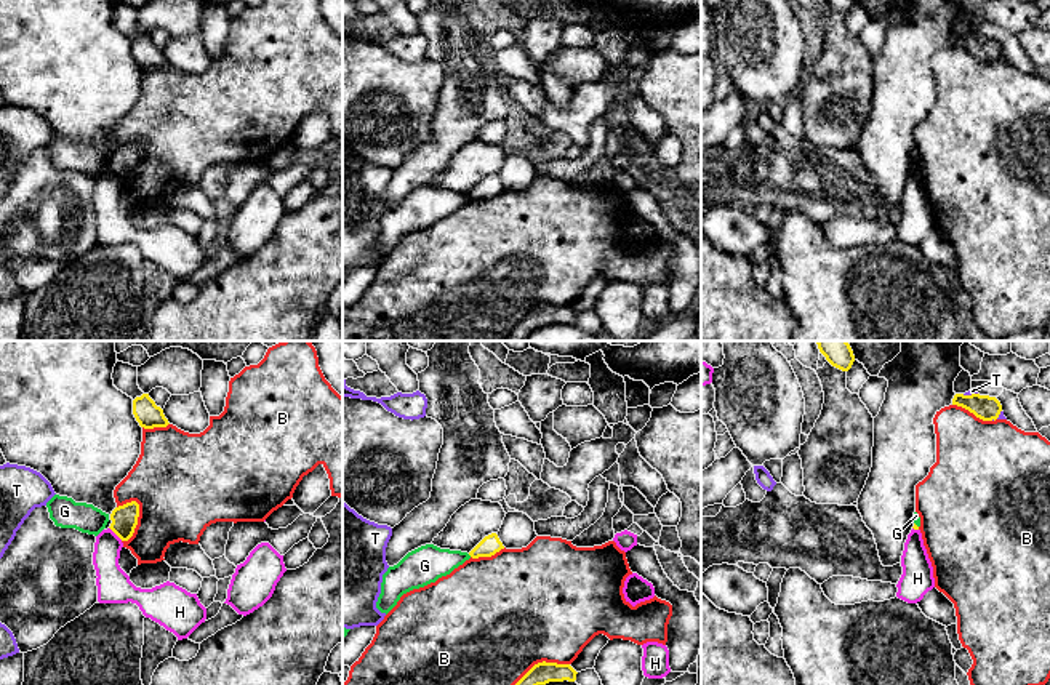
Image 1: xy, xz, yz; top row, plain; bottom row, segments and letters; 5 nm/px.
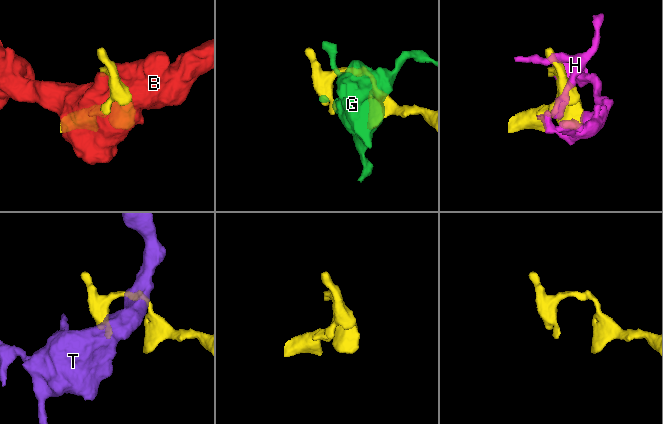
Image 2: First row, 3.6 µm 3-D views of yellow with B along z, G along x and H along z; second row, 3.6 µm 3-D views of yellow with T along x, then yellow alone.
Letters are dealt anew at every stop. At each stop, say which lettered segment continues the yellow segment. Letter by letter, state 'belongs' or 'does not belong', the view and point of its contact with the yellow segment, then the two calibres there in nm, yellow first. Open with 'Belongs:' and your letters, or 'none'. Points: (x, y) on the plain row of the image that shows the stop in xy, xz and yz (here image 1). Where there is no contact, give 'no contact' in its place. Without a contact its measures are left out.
Belongs: none
B: does not belong; contact xz (535, 306); calibres 110 and 500 nm
G: does not belong; contact yz (916, 167); calibres 20 and 30 nm
H: does not belong; contact xy (116, 175); calibres 130 and 160 nm
T: does not belong; contact yz (969, 37); calibres 120 and 30 nm

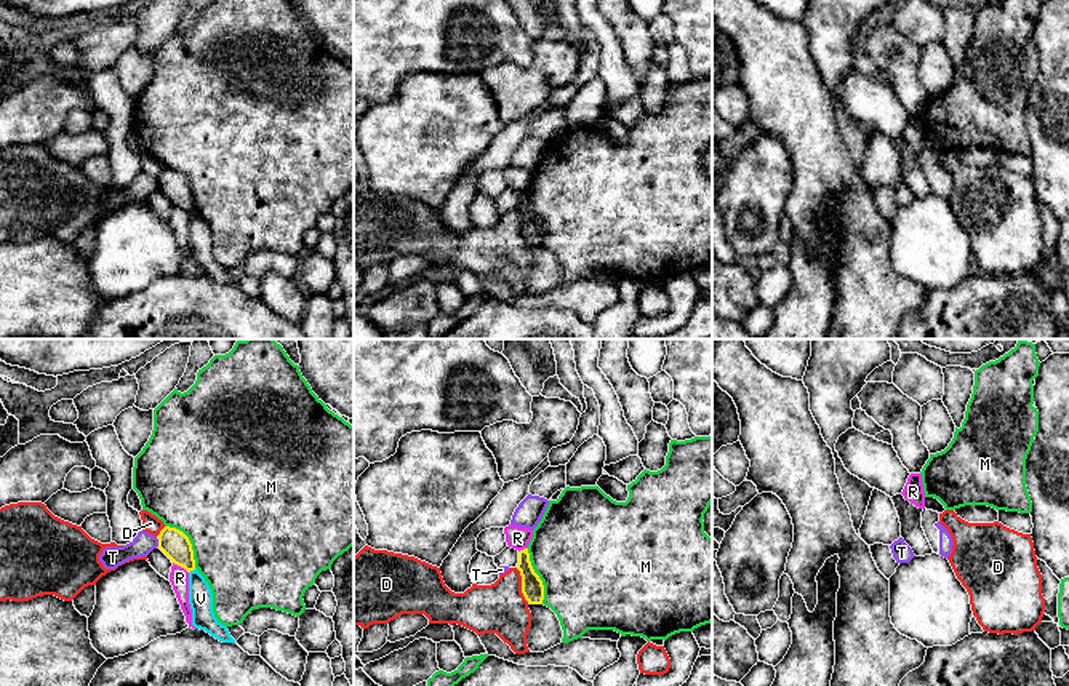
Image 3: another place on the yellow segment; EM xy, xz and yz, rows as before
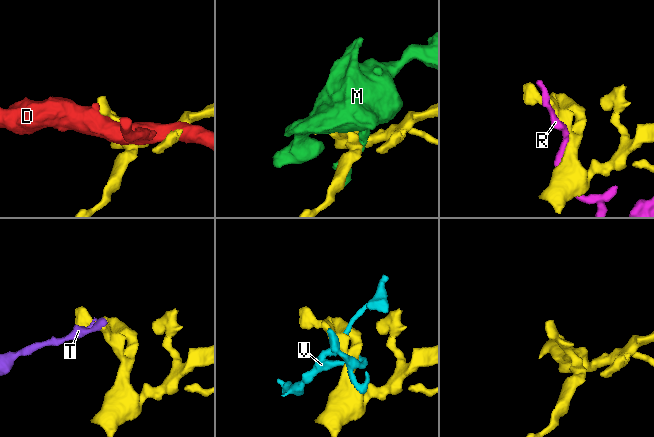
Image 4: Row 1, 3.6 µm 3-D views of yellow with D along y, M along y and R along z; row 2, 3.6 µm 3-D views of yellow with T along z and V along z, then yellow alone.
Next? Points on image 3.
Belongs: none
D: does not belong; contact xz (522, 227); calibres 110 and 260 nm
M: does not belong; contact xz (538, 218); calibres 110 and 500 nm
R: does not belong; contact xy (181, 208); calibres 150 and 100 nm
T: does not belong; contact xy (159, 184); calibres 150 and 110 nm
V: does not belong; contact xy (192, 211); calibres 150 and 130 nm

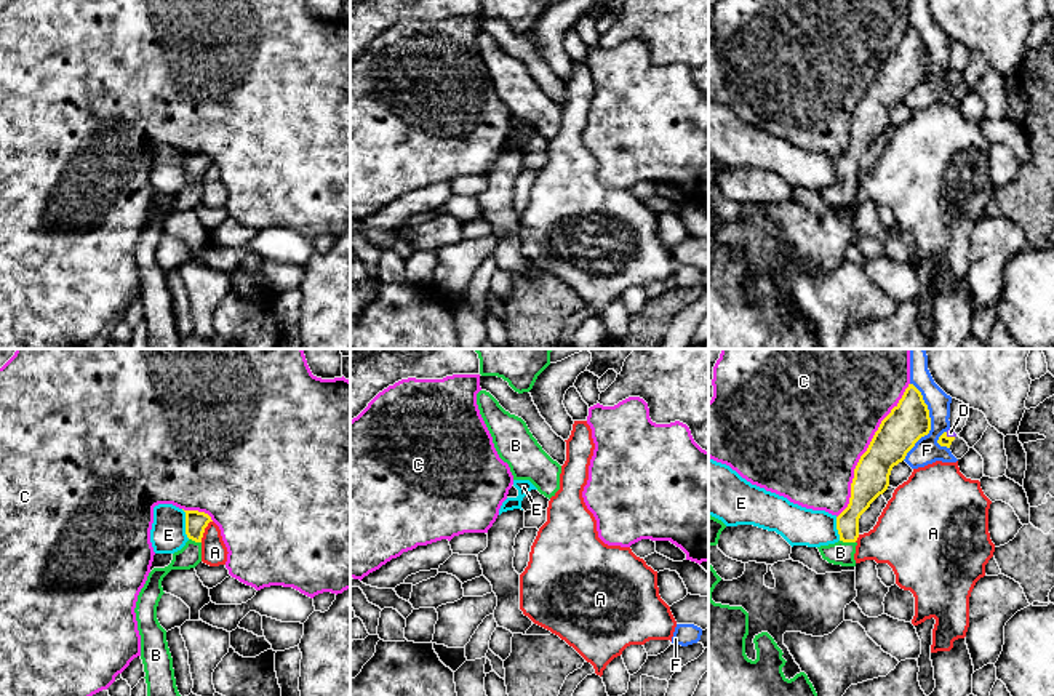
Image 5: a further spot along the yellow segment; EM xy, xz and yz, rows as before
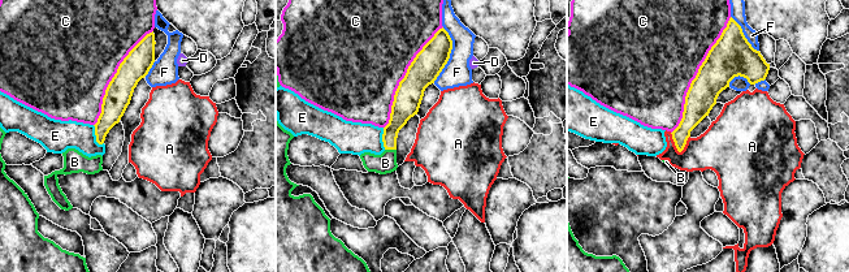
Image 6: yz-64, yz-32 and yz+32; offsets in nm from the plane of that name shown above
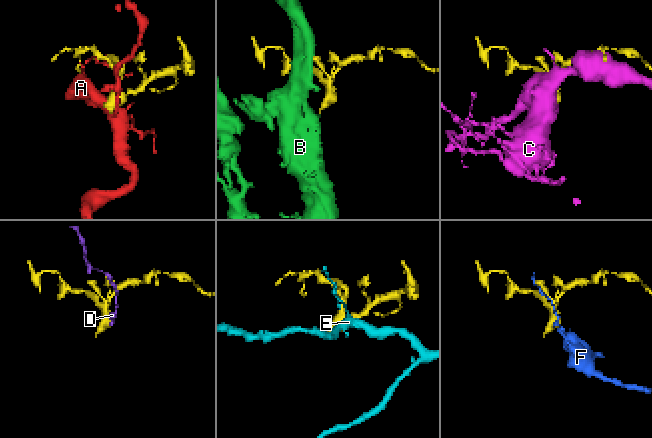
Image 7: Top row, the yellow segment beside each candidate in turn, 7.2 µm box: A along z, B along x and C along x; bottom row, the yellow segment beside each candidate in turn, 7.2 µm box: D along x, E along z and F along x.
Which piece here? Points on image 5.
Belongs: B
A: does not belong; contact xy (203, 173); calibres 110 and 130 nm
B: belongs; contact yz (848, 183); calibres 120 and 120 nm
C: does not belong; contact yz (867, 92); calibres 200 and 480 nm
D: does not belong; contact yz (950, 79); calibres 60 and 50 nm
E: does not belong; contact xy (186, 165); calibres 110 and 180 nm
F: does not belong; contact yz (930, 64); calibres 200 and 140 nm

